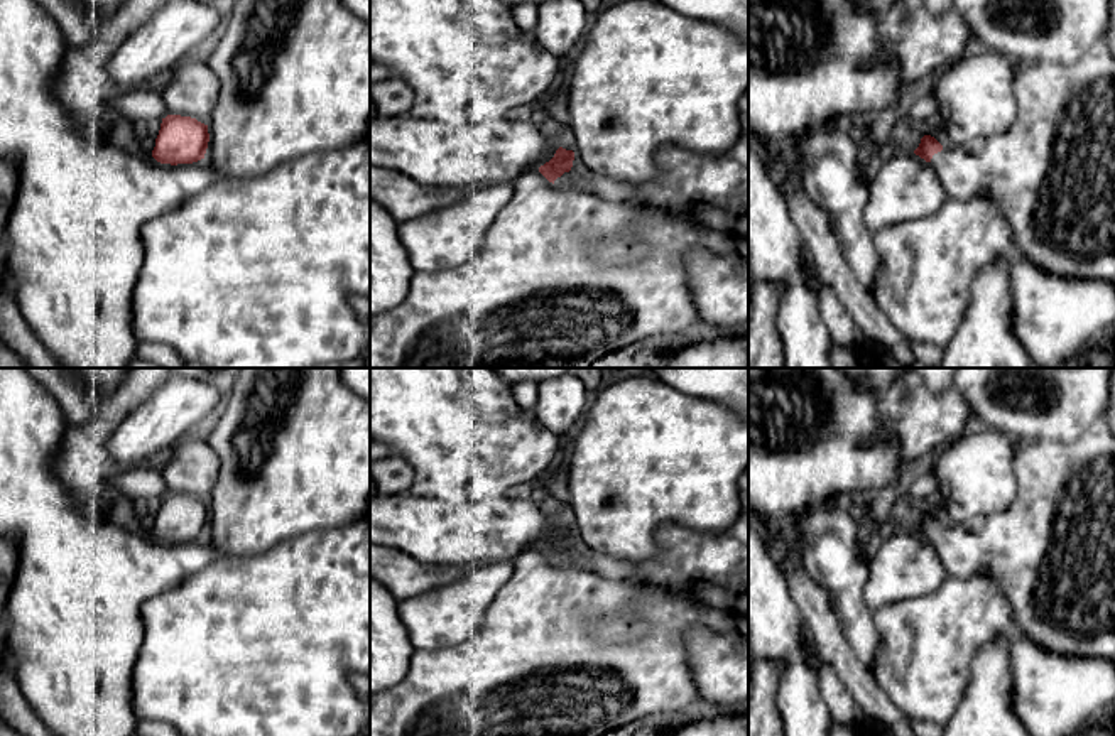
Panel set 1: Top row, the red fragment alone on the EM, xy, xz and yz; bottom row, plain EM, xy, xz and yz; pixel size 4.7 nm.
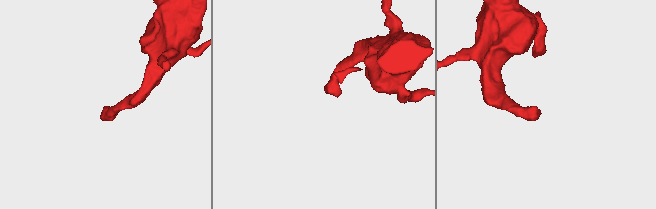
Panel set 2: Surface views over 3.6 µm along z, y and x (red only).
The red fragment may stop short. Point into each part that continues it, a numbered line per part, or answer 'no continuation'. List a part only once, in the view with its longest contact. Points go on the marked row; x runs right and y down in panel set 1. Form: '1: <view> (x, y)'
1: yz (1051, 174)

